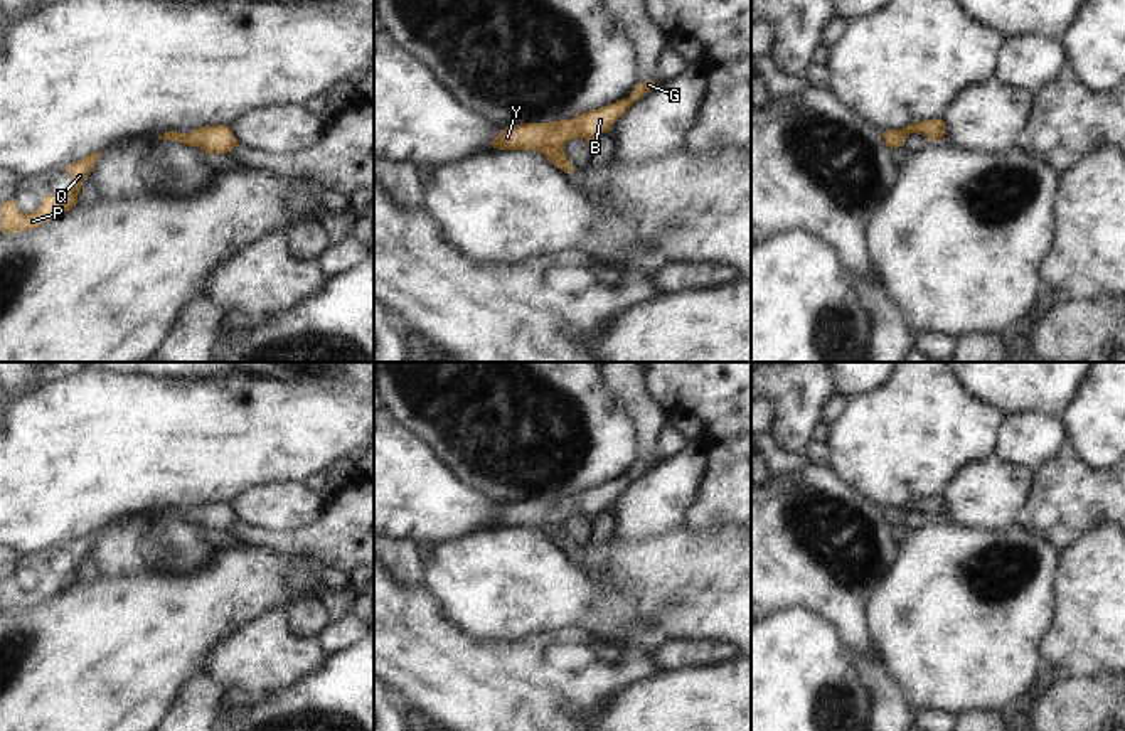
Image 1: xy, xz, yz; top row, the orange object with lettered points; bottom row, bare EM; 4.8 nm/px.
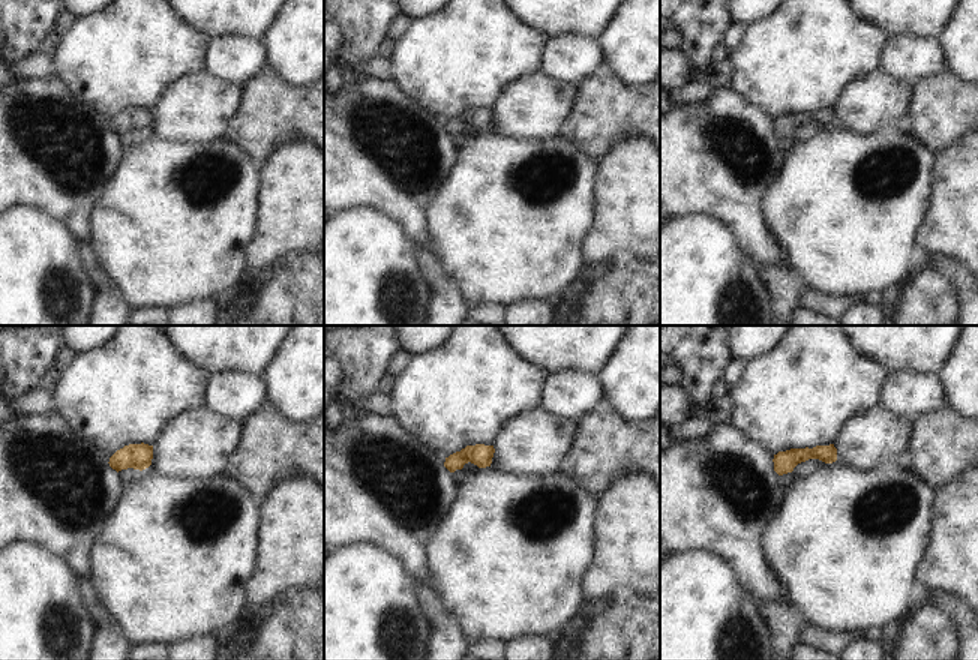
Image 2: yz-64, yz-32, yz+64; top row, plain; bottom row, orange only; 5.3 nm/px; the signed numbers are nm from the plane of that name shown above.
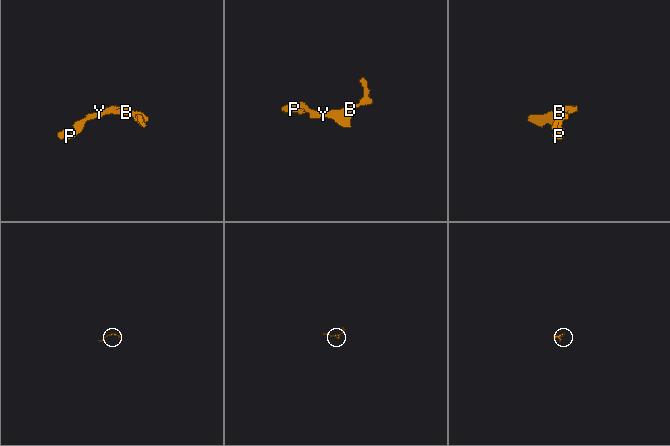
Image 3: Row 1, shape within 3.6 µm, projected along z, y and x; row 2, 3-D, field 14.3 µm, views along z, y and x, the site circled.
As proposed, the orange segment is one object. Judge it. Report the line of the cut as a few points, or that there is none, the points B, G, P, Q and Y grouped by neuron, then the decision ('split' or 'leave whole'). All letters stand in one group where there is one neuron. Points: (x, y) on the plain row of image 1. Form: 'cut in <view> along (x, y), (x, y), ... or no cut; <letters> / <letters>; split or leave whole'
no cut; B G P Q Y; leave whole

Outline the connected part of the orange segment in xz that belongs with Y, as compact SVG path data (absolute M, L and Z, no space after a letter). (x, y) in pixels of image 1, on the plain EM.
M655 458L637 460L628 477L616 477L613 482L600 487L589 487L571 497L551 500L520 500L502 507L490 522L499 527L532 527L547 534L547 537L573 551L574 544L564 531L564 520L578 514L584 515L589 529L598 512L608 510L611 502L640 475L658 463Z

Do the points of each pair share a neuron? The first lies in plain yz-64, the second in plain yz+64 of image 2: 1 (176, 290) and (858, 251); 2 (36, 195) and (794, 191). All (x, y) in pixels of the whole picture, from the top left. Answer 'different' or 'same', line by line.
1: same
2: different

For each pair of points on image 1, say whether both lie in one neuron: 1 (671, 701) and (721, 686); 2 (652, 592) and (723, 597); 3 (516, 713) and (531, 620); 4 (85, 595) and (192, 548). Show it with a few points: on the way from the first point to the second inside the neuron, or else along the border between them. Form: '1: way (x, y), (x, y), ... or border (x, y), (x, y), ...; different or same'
1: way (682, 701), (706, 701), (709, 698); same
2: way (669, 592), (706, 592); same
3: border (566, 629), (526, 639), (489, 642); different
4: border (164, 573), (100, 576); different

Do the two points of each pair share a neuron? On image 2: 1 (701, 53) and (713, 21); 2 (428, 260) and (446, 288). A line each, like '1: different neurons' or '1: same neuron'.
1: same neuron
2: same neuron

